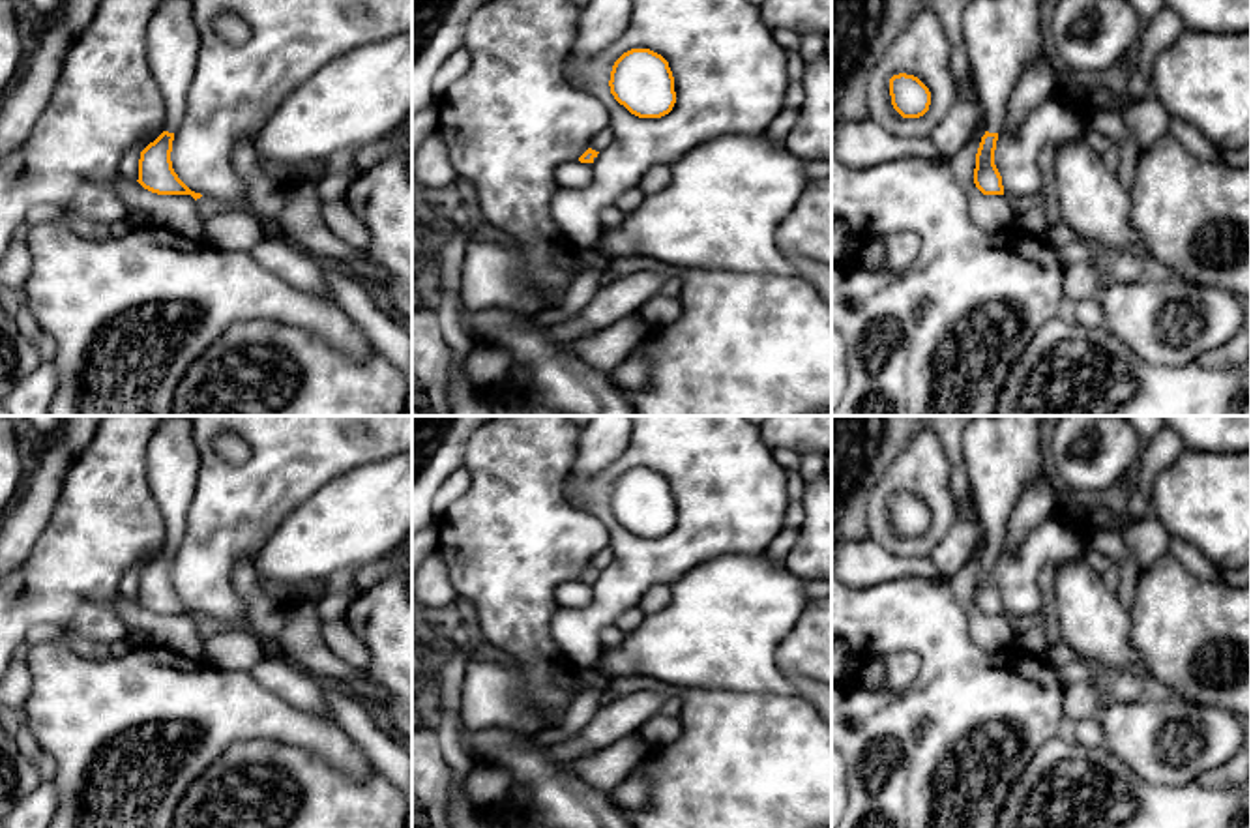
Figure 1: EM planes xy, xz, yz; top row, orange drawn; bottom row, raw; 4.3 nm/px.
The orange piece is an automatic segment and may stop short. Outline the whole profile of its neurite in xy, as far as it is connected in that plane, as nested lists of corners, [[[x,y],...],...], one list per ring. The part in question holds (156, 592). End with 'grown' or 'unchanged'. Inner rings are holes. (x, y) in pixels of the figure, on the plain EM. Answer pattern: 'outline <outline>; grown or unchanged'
outline [[[170,416],[159,421],[148,448],[146,448],[146,478],[154,495],[154,502],[159,506],[165,523],[165,545],[167,549],[150,562],[139,579],[139,603],[157,614],[191,614],[195,620],[200,613],[191,611],[174,592],[170,571],[174,551],[182,543],[187,526],[187,508],[195,495],[199,480],[200,453],[193,436],[191,416]]]; grown

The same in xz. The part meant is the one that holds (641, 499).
outline [[[650,468],[624,472],[611,491],[611,513],[639,538],[661,538],[676,523],[669,481]]]; unchanged

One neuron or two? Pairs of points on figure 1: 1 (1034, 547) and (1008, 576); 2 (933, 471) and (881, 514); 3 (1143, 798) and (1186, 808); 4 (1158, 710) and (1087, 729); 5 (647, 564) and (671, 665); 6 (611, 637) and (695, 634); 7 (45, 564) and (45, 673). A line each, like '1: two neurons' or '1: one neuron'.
1: one neuron
2: one neuron
3: one neuron
4: two neurons
5: two neurons
6: two neurons
7: two neurons

